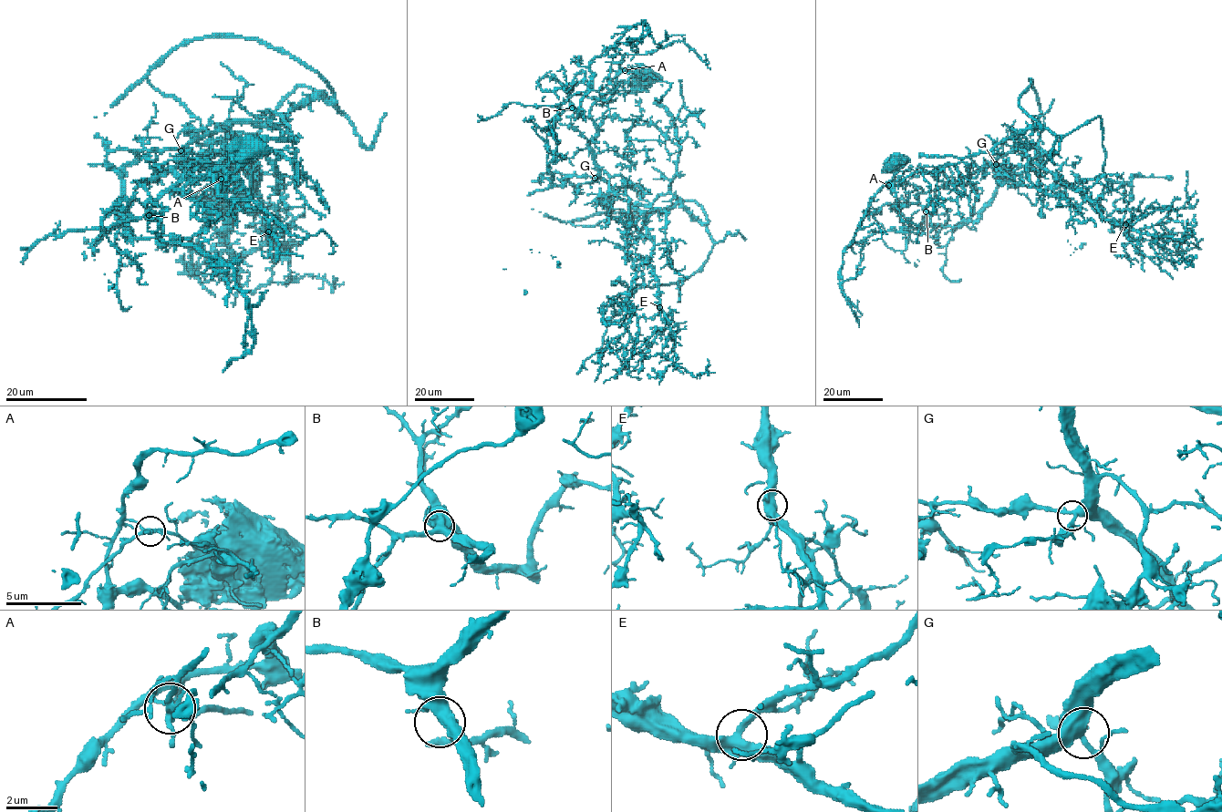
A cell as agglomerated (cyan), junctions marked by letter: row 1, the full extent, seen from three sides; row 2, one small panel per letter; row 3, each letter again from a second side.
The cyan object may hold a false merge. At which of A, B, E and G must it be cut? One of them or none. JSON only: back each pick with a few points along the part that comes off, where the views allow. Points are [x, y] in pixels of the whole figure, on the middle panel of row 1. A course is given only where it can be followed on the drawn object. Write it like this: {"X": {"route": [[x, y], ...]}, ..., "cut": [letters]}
{"cut": []}

